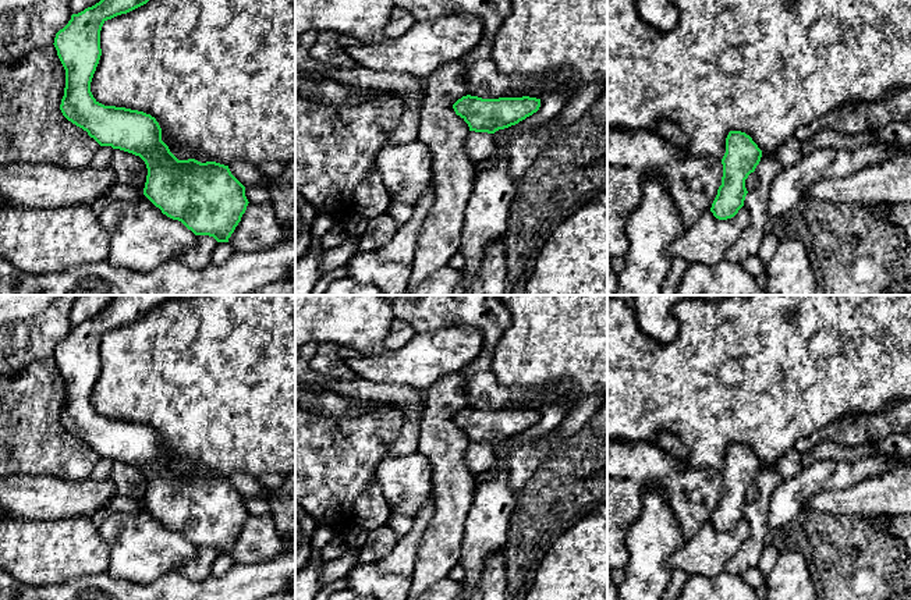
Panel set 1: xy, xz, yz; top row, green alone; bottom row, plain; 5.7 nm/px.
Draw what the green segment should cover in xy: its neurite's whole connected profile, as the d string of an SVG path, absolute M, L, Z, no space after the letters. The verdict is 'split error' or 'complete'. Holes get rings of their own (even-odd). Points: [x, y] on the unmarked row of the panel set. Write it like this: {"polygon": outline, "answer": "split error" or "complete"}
{"polygon": "M114 295L99 315L71 327L53 355L65 381L60 422L100 458L132 465L145 473L148 487L143 507L163 526L181 533L195 547L228 554L249 515L245 498L228 477L178 472L162 452L162 440L155 429L104 418L91 404L102 368L103 335L146 316L173 297L180 295Z", "answer": "complete"}

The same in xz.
{"polygon": "M467 406L453 416L456 426L468 436L469 443L488 445L518 436L539 419L540 411L529 408L482 411Z", "answer": "complete"}

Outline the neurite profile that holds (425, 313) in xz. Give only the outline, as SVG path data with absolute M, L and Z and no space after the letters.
M384 295L390 302L394 317L408 323L415 334L432 333L444 327L475 327L483 334L483 347L479 356L465 365L458 374L467 380L467 395L471 408L482 411L508 409L513 405L525 405L539 398L543 391L549 398L563 397L570 388L568 381L549 386L545 390L525 390L503 386L492 370L492 359L501 335L511 326L511 315L497 295Z

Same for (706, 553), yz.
M745 518L727 532L719 532L708 522L667 560L667 565L688 575L717 576L726 572L727 561L748 537L749 525Z

